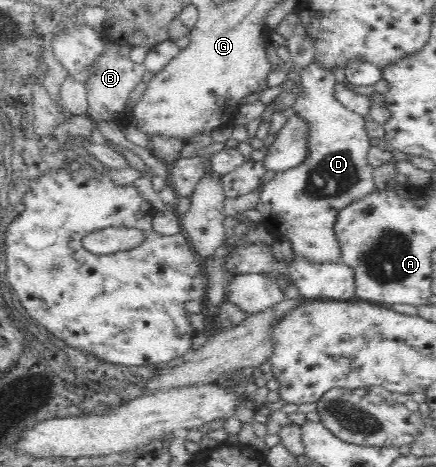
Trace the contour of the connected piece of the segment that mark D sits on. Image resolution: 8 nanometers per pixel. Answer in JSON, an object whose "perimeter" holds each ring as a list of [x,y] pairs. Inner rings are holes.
{"perimeter":[[[312,61],[310,65],[307,65],[300,71],[301,85],[303,86],[302,93],[296,98],[293,107],[290,109],[289,113],[298,115],[302,117],[303,121],[308,123],[310,126],[310,139],[308,139],[308,157],[304,163],[300,163],[298,167],[288,169],[283,172],[276,172],[274,178],[262,187],[258,203],[256,204],[256,209],[261,213],[260,223],[264,225],[265,229],[272,233],[275,239],[289,239],[294,258],[302,257],[308,259],[311,263],[340,263],[339,257],[341,254],[340,244],[338,243],[338,238],[334,233],[334,224],[337,220],[338,213],[341,209],[344,209],[350,202],[356,201],[357,199],[362,199],[363,197],[369,196],[372,191],[376,189],[374,185],[374,180],[372,180],[372,172],[375,168],[368,162],[368,151],[371,148],[370,138],[368,138],[368,133],[366,132],[365,120],[362,115],[355,113],[354,111],[348,110],[344,105],[342,105],[338,98],[335,96],[336,79],[334,78],[334,72],[328,71],[323,67],[320,67],[315,61]]]}

